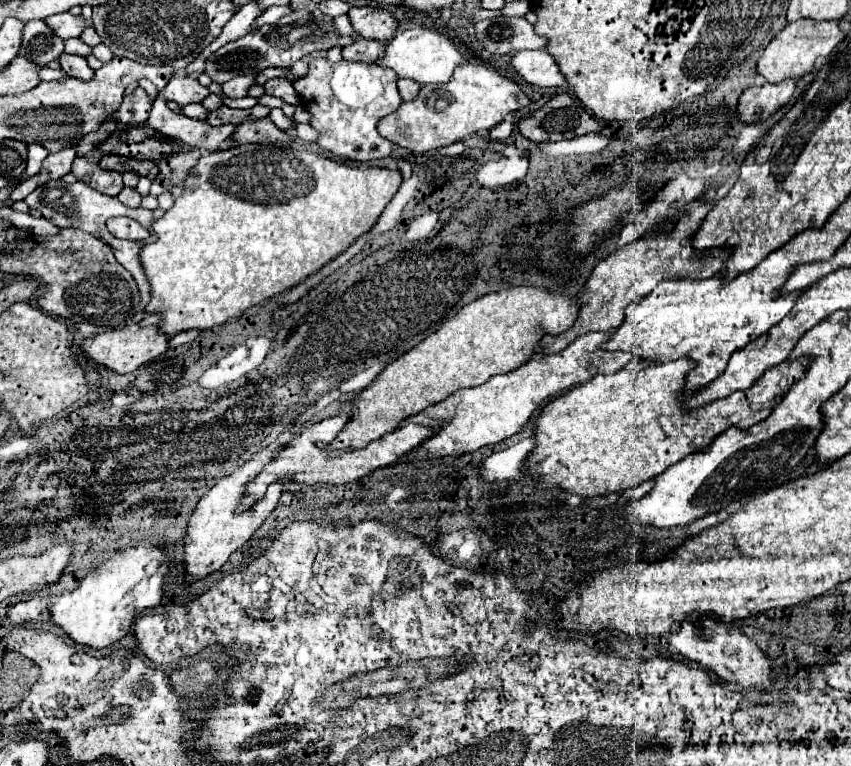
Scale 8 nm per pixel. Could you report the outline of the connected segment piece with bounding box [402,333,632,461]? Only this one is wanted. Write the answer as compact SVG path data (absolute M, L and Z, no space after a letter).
M588 333L578 337L570 347L556 355L534 355L528 363L518 369L496 375L488 379L480 387L460 389L450 395L446 401L436 403L422 413L410 417L418 425L430 427L434 433L424 443L420 443L414 451L410 451L402 461L410 459L428 459L428 457L460 457L464 453L474 453L480 447L494 445L514 433L518 433L534 411L540 411L544 403L552 397L562 395L564 391L590 381L594 375L612 375L626 367L632 361L630 353L622 351L602 351L600 343L608 341L610 333Z

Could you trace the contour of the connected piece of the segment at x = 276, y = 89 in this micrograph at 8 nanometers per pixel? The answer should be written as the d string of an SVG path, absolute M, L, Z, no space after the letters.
M270 79L270 81L266 81L264 89L266 89L266 95L280 97L290 105L298 105L300 103L300 97L296 95L296 89L292 87L292 83L288 79Z

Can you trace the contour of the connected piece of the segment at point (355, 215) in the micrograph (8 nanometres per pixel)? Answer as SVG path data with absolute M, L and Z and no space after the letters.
M238 145L234 149L228 151L212 151L206 153L198 165L190 171L186 185L184 187L170 187L170 193L174 195L176 203L172 209L168 209L164 213L162 219L158 219L152 225L152 231L158 235L158 239L154 243L146 243L142 247L142 265L146 271L146 277L152 285L152 301L146 305L146 311L160 311L164 321L162 321L162 333L166 335L176 335L188 329L212 329L216 325L226 323L228 319L240 317L246 309L298 285L300 281L304 281L308 275L312 275L314 271L318 271L320 267L324 267L330 259L338 257L340 253L344 253L360 235L364 235L366 231L372 229L372 225L378 221L378 217L382 215L384 207L392 201L392 197L396 195L398 187L402 183L402 175L400 171L390 171L390 169L380 169L380 167L358 167L358 165L346 165L346 163L338 163L338 161L330 161L324 159L312 151L302 151L296 147L274 147L274 145Z

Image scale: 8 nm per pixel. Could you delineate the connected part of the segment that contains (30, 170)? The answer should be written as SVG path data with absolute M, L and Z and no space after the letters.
M28 145L28 165L26 165L26 177L32 177L40 171L42 161L46 159L48 151L40 145Z

